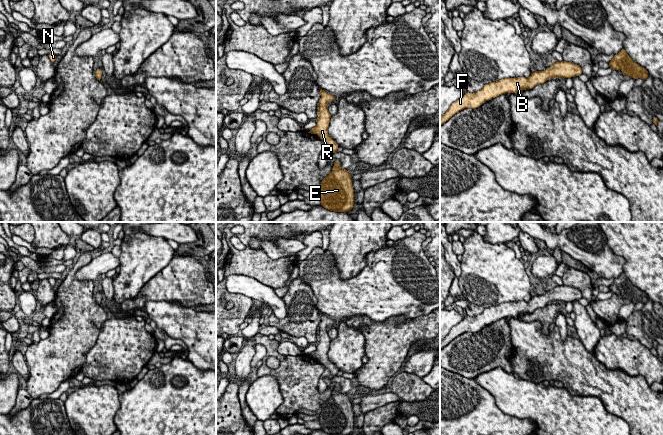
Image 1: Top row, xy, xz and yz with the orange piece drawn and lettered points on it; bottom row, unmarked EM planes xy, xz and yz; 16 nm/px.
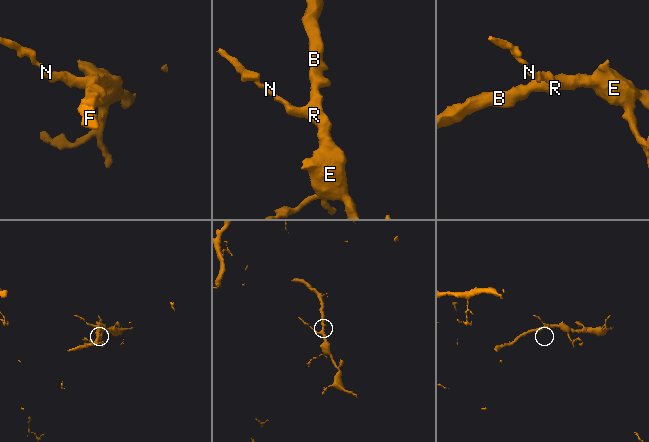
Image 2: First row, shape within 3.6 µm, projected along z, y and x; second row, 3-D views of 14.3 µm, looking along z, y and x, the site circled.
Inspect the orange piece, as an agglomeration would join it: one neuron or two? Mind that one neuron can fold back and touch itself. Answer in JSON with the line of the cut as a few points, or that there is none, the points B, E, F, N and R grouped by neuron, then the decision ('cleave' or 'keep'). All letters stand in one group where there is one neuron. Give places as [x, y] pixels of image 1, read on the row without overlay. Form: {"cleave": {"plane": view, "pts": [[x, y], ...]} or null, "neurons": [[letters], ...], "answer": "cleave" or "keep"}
{"cleave": null, "neurons": [["B", "E", "F", "N", "R"]], "answer": "keep"}

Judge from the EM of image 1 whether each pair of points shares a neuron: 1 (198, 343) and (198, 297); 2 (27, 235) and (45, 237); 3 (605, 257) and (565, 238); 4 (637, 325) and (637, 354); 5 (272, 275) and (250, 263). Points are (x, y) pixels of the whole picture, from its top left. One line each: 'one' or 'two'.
1: two
2: two
3: one
4: two
5: one

